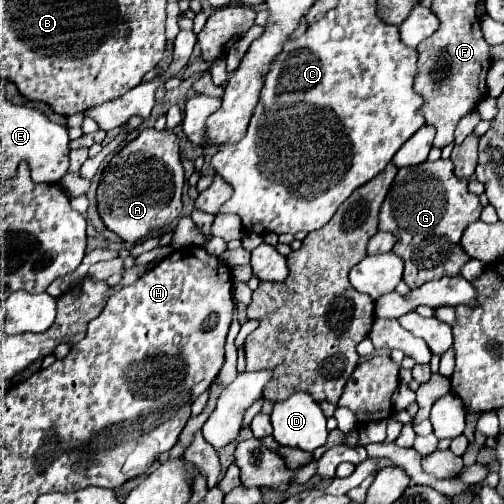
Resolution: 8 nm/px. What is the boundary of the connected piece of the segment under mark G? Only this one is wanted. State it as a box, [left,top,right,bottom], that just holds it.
[379,161,481,289]

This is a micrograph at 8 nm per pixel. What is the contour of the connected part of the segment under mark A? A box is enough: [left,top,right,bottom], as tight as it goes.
[97,127,185,243]

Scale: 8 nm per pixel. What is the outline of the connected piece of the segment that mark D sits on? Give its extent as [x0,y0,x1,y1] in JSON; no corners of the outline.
[273,393,327,453]

